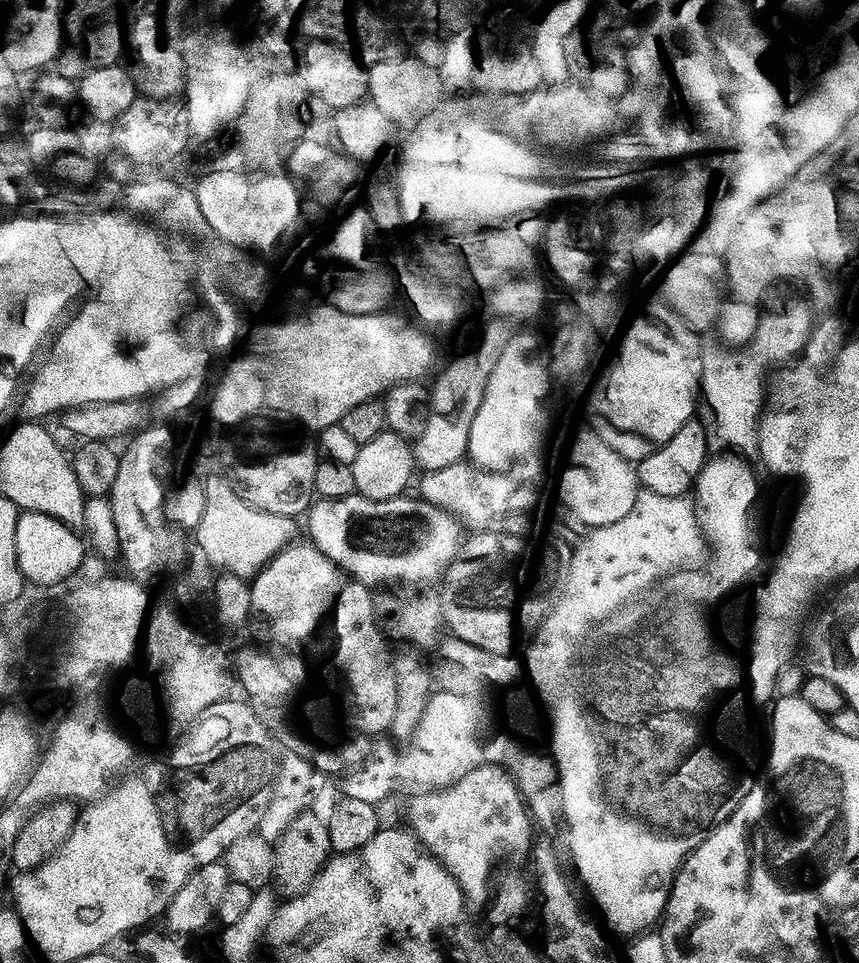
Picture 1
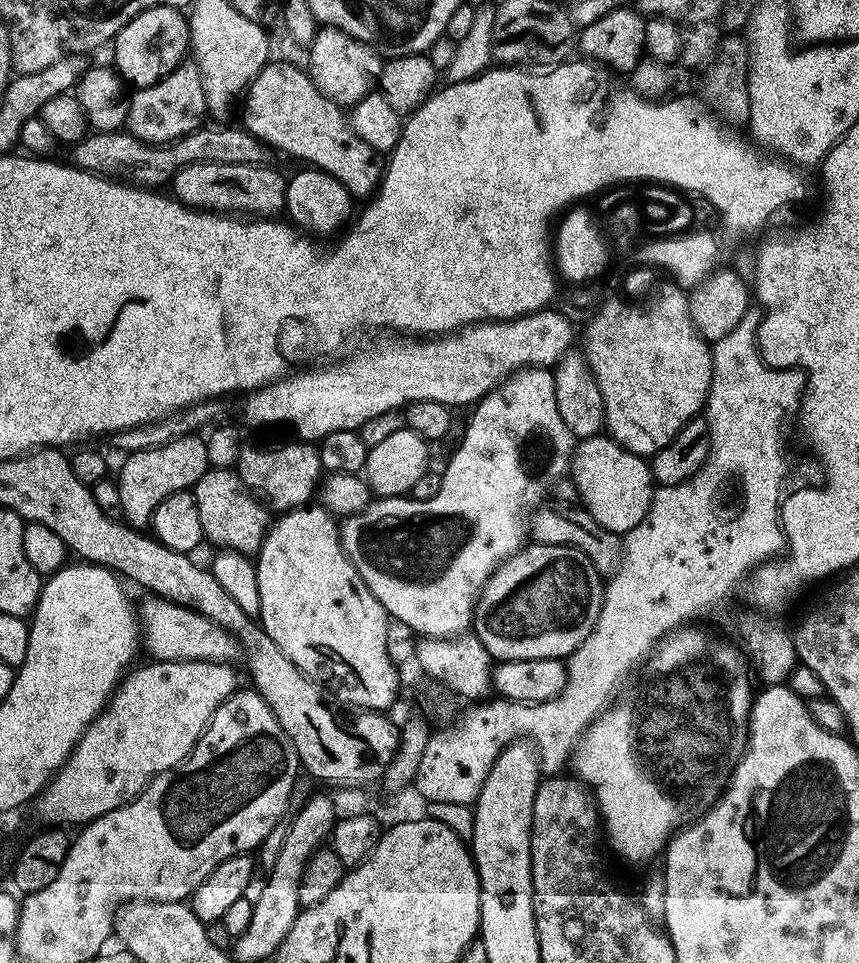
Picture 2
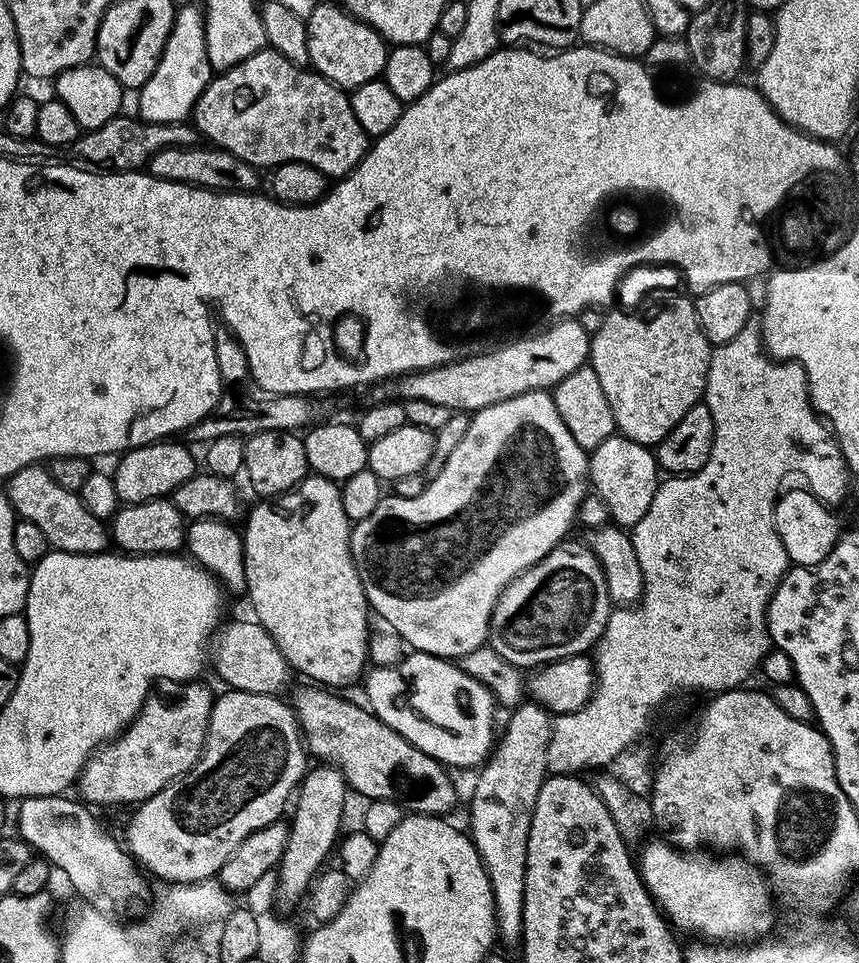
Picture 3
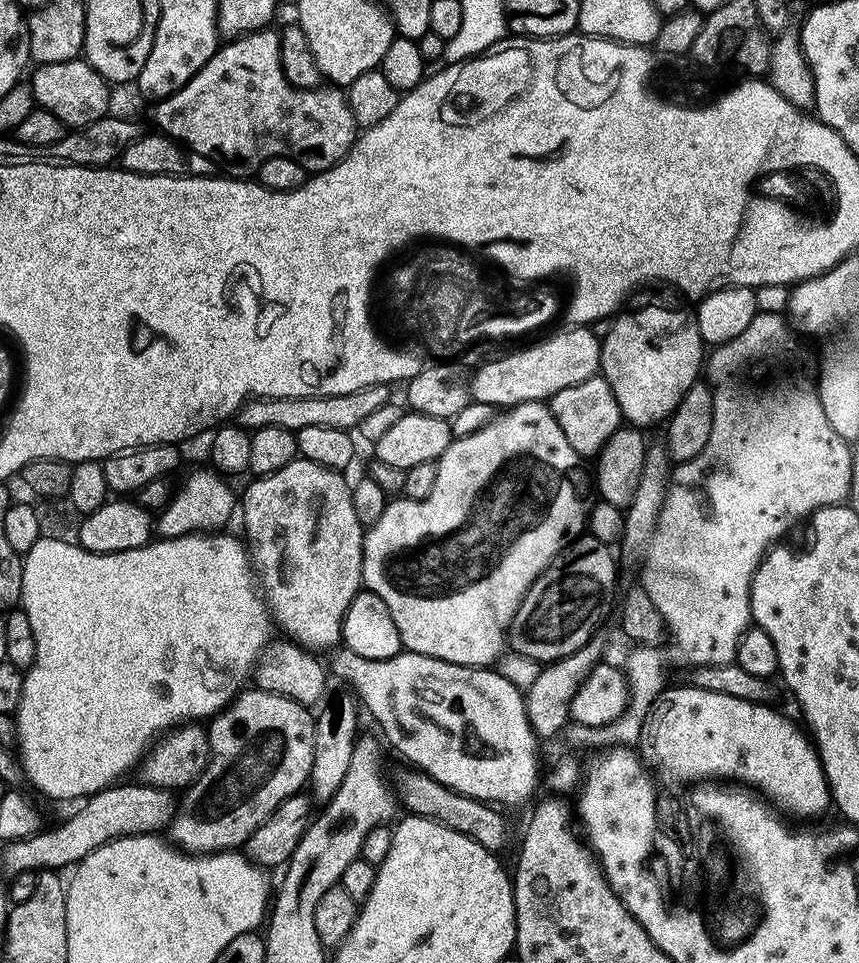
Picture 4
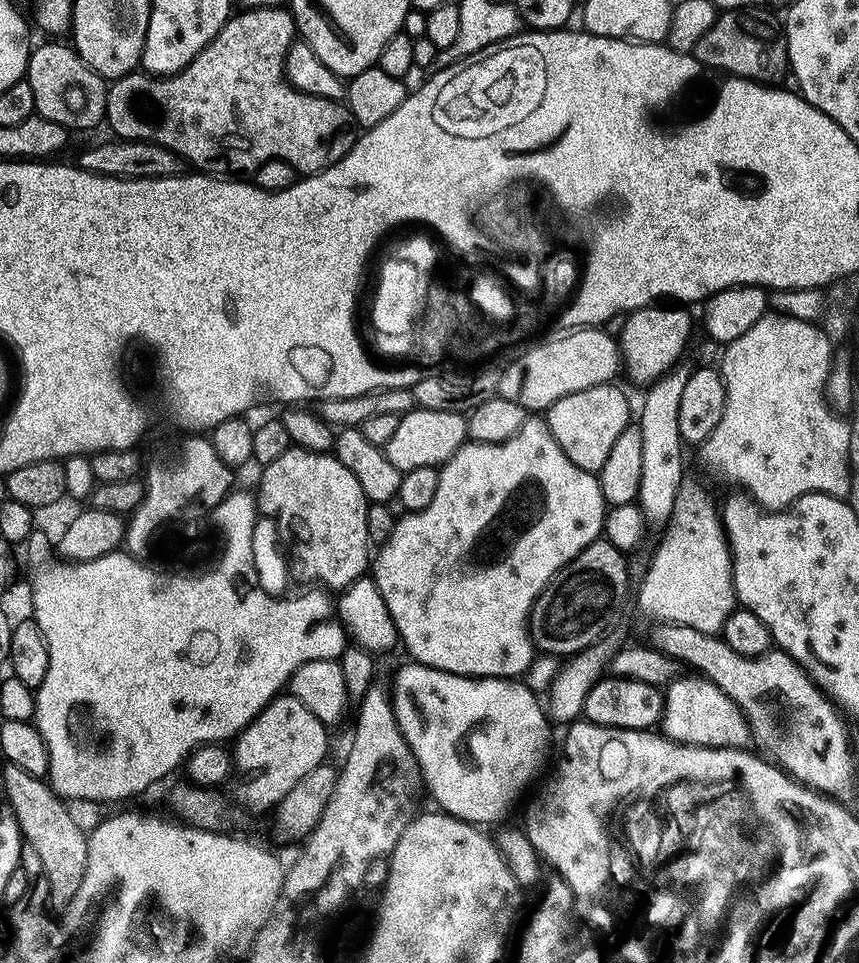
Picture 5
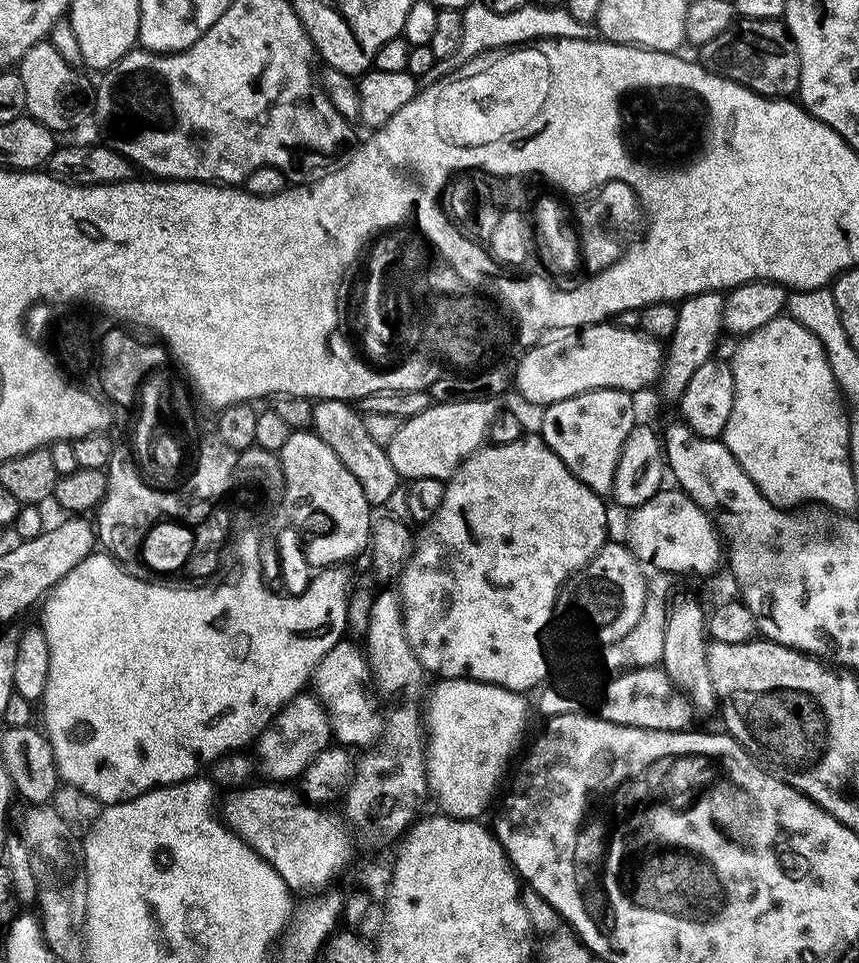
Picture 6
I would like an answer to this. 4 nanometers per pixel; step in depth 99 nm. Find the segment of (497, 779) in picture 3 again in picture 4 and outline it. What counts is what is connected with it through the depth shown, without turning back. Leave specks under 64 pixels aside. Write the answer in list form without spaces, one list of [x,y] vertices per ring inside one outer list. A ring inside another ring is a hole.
[[[593,638],[587,644],[583,644],[574,654],[564,656],[561,660],[545,663],[540,669],[534,684],[523,693],[525,714],[533,731],[541,741],[546,742],[551,736],[556,736],[565,731],[570,717],[568,707],[578,690],[578,686],[590,674],[595,664],[601,663],[604,652],[604,644],[600,638]]]

